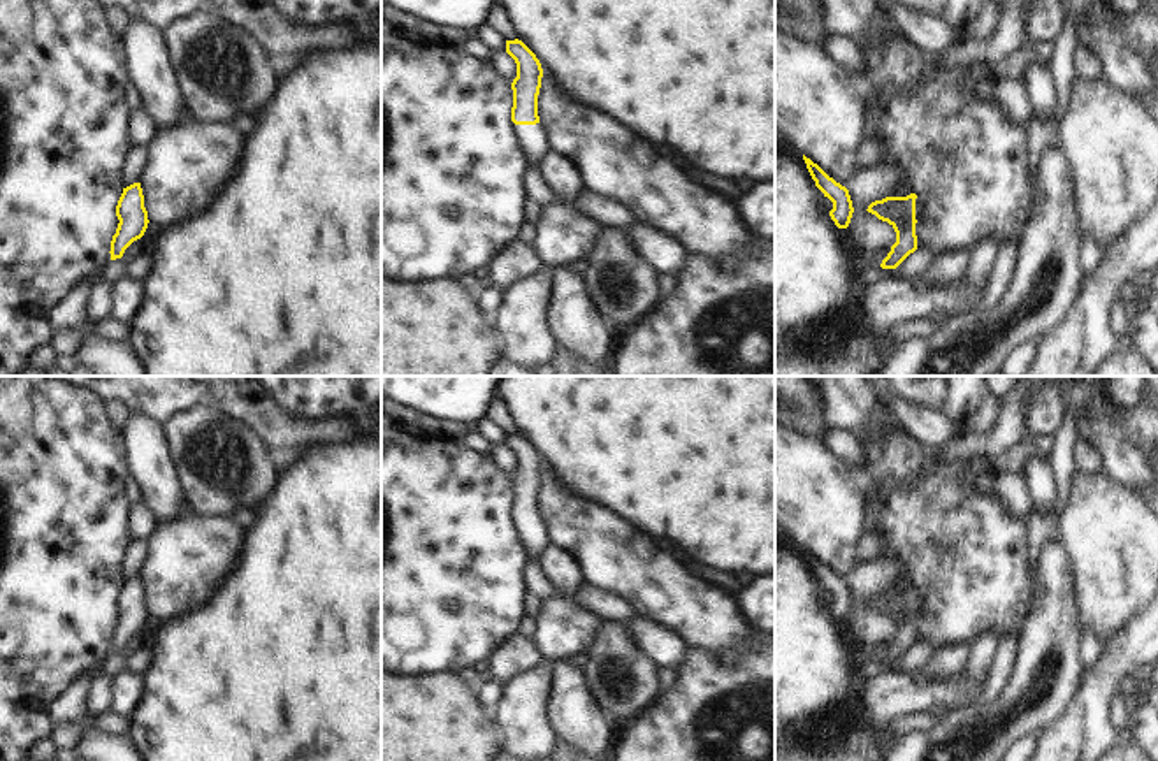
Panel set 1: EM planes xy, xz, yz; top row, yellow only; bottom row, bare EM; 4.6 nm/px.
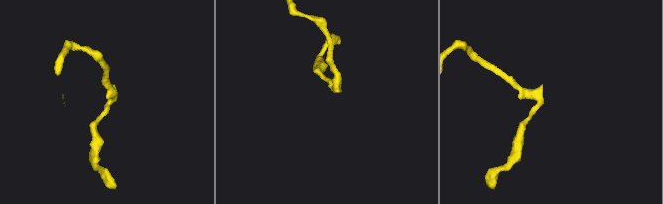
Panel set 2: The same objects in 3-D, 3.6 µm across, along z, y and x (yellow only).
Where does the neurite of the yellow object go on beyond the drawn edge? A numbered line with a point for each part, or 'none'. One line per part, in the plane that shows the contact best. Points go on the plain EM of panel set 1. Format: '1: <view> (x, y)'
1: xz (531, 533)

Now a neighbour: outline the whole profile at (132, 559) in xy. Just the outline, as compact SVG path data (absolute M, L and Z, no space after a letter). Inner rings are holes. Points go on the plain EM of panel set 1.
M146 540L130 541L127 545L119 559L119 575L123 582L141 575L146 554L148 554Z

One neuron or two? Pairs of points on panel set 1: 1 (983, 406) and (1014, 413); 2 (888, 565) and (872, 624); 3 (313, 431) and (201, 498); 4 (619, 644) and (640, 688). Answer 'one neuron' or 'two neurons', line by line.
1: two neurons
2: one neuron
3: two neurons
4: one neuron

